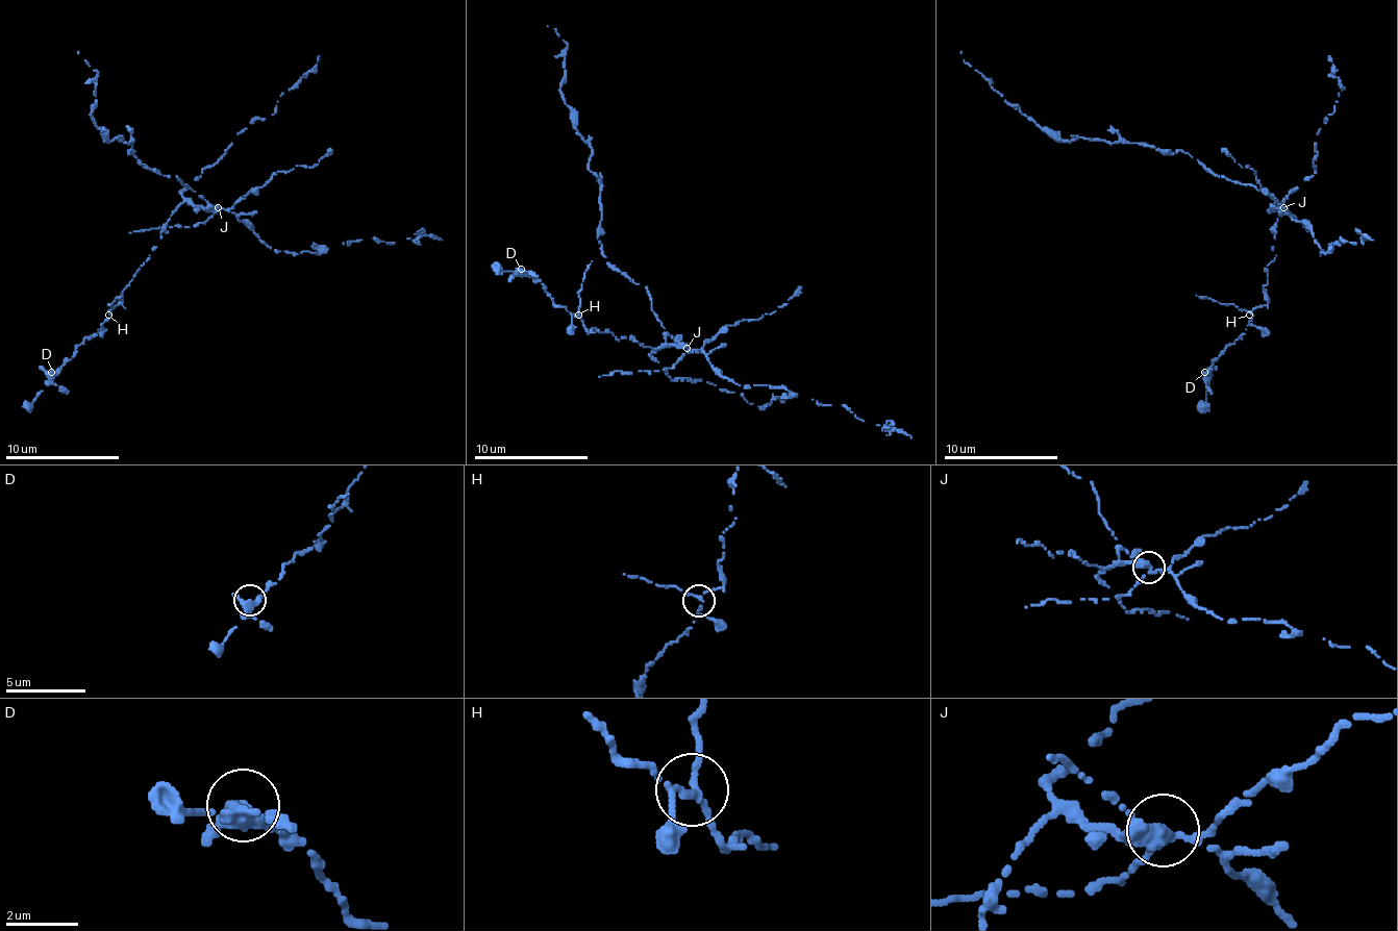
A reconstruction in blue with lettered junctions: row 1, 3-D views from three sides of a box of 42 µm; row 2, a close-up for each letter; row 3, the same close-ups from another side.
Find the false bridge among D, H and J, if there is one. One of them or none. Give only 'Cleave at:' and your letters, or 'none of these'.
Cleave at: J

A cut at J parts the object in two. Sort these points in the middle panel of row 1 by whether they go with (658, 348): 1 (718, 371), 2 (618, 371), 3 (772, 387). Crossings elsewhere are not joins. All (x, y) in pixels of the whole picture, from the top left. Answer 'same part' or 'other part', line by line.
1: other part
2: other part
3: other part

